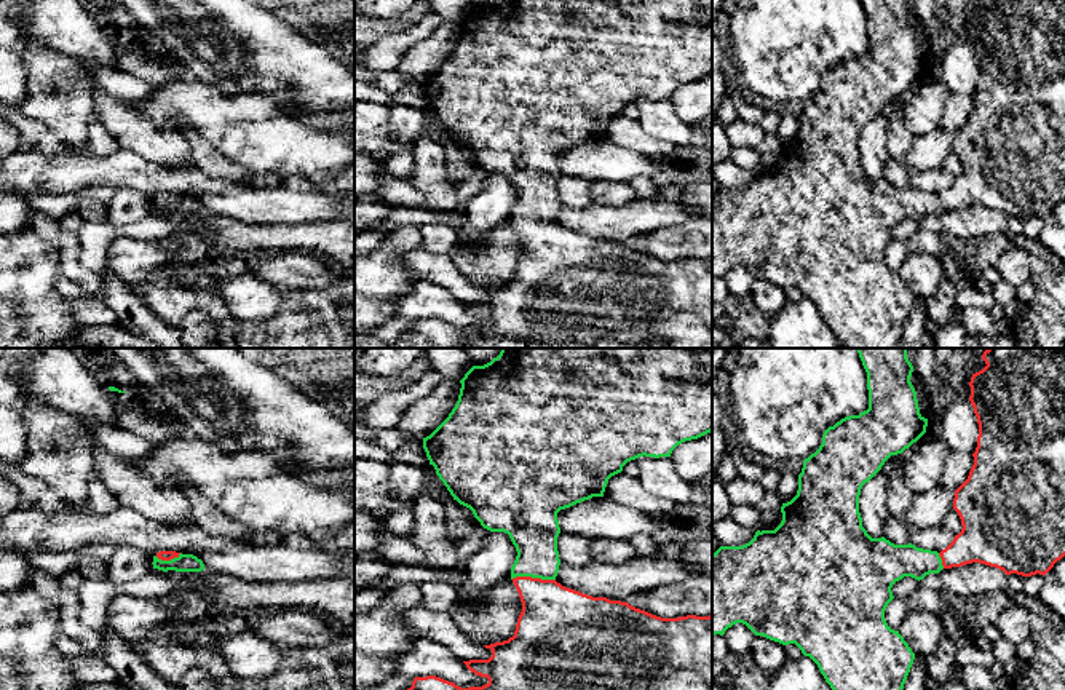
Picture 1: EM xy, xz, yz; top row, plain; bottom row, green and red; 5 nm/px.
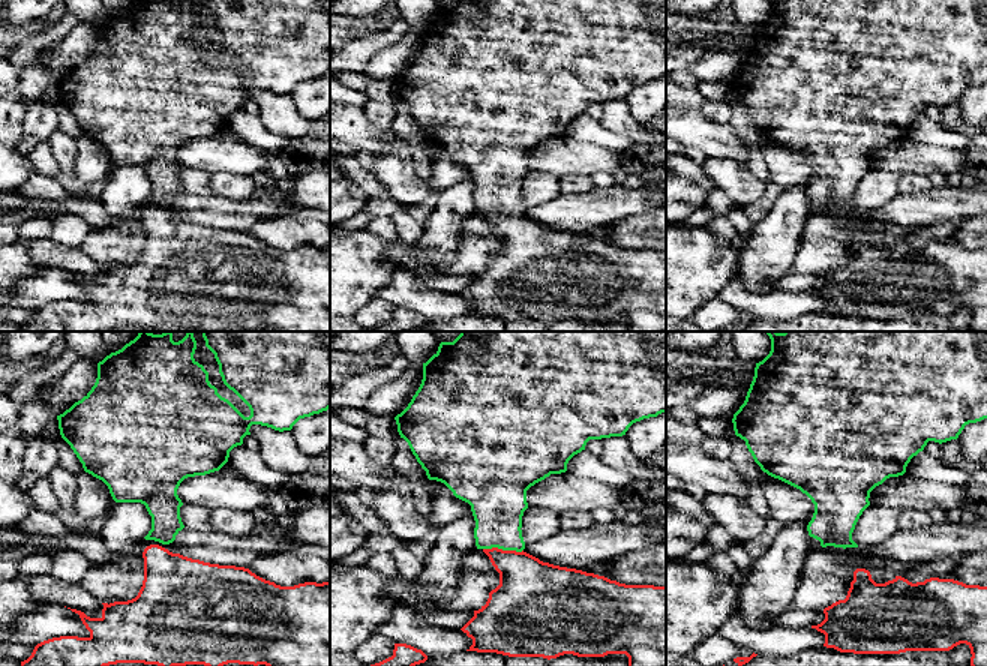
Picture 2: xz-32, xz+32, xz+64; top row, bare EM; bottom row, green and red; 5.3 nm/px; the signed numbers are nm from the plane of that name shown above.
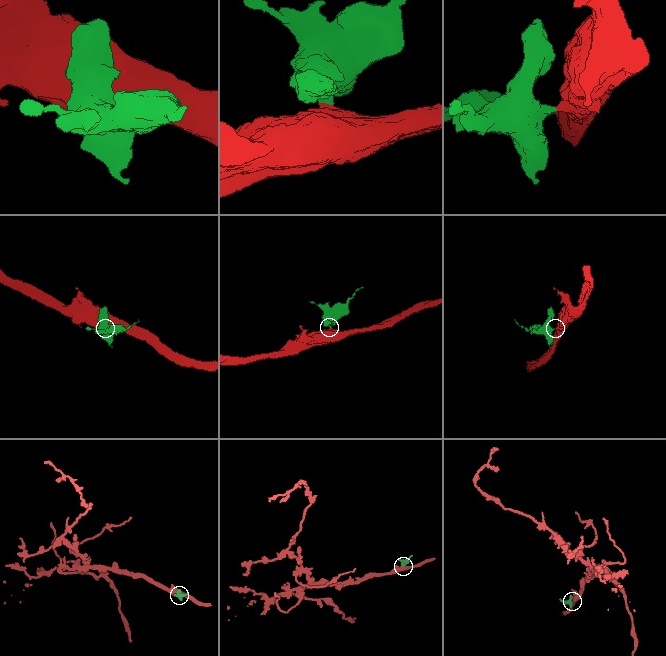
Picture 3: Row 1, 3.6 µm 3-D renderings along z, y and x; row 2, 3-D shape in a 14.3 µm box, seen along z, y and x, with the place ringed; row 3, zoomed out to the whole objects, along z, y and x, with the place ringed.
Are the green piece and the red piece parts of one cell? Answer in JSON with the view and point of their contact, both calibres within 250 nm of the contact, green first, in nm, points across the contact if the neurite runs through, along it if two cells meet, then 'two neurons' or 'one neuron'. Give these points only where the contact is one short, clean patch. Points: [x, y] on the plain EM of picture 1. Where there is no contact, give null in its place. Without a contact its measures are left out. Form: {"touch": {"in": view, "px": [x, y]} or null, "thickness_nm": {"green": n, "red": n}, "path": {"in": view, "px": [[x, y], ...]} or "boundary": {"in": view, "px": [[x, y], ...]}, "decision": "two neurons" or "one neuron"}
{"touch": {"in": "xz", "px": [534, 219]}, "thickness_nm": {"green": 260, "red": 360}, "path": {"in": "xz", "px": [[534, 170], [534, 219], [554, 264]]}, "decision": "one neuron"}

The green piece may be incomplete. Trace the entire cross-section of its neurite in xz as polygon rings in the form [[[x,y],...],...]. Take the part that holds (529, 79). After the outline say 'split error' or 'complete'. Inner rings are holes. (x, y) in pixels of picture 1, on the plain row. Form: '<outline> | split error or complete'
[[[493,0],[484,8],[473,8],[460,22],[458,43],[449,59],[426,80],[423,91],[434,109],[436,117],[444,125],[453,142],[469,150],[481,168],[490,174],[505,174],[516,188],[517,198],[511,209],[511,222],[519,235],[522,254],[517,260],[514,278],[503,284],[484,288],[492,292],[489,302],[463,303],[476,318],[487,319],[482,329],[461,331],[453,324],[436,318],[415,319],[412,329],[390,348],[457,348],[474,343],[487,337],[530,339],[533,342],[578,340],[592,345],[600,339],[621,342],[658,340],[666,348],[712,348],[712,257],[687,257],[679,260],[661,260],[628,244],[592,240],[580,233],[562,228],[556,224],[560,201],[557,179],[560,176],[557,155],[592,139],[604,139],[612,118],[623,113],[623,109],[639,99],[671,99],[672,93],[691,81],[698,81],[712,73],[712,0]]] | split error

